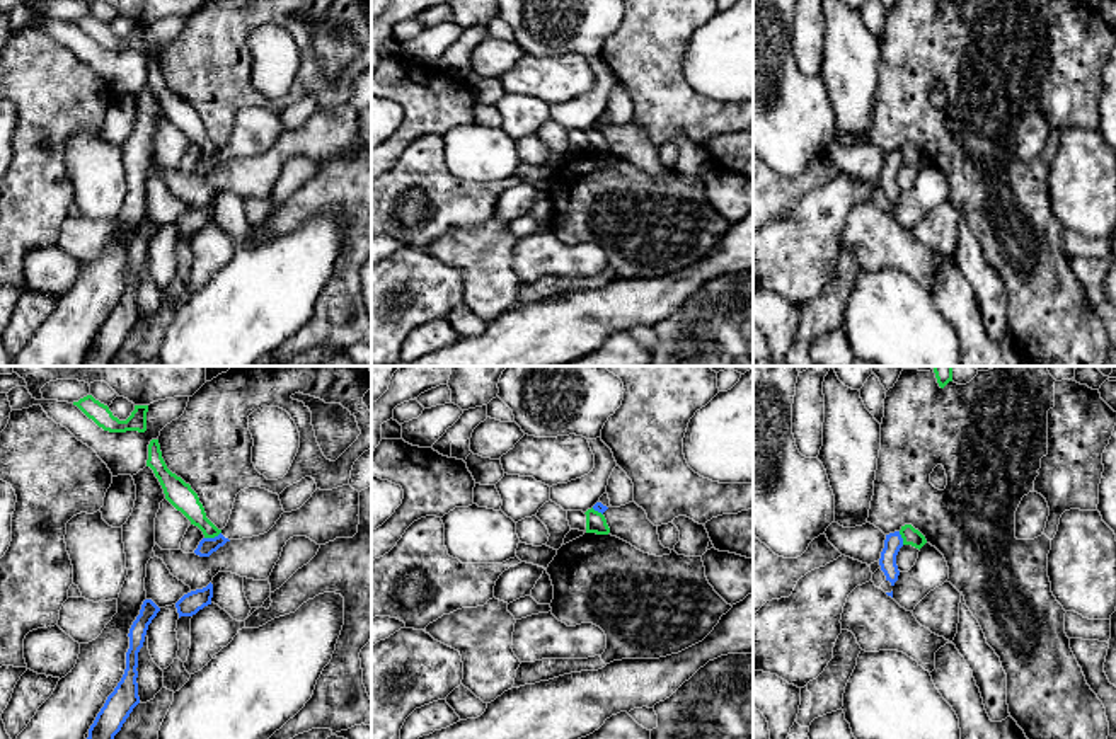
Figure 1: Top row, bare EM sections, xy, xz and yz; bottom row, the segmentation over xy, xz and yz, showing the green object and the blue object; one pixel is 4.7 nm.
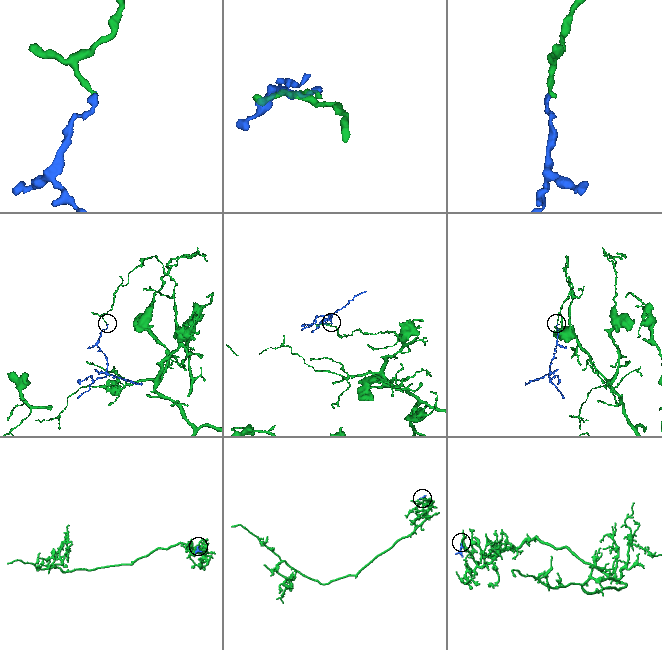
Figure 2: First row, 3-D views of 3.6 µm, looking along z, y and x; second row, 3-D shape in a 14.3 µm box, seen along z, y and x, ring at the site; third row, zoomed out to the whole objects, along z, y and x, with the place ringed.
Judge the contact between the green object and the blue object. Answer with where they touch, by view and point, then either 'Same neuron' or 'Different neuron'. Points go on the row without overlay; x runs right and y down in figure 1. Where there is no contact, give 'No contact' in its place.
Touches green at xy (212, 155). Different neuron

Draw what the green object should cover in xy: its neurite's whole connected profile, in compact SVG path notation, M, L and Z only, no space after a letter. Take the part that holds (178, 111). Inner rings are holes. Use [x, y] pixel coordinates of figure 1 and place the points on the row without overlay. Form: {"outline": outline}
{"outline": "M152 58L148 63L147 85L150 85L158 97L165 117L181 129L191 143L198 145L204 157L215 157L221 152L221 148L206 136L204 126L191 104L167 87L158 58Z"}

